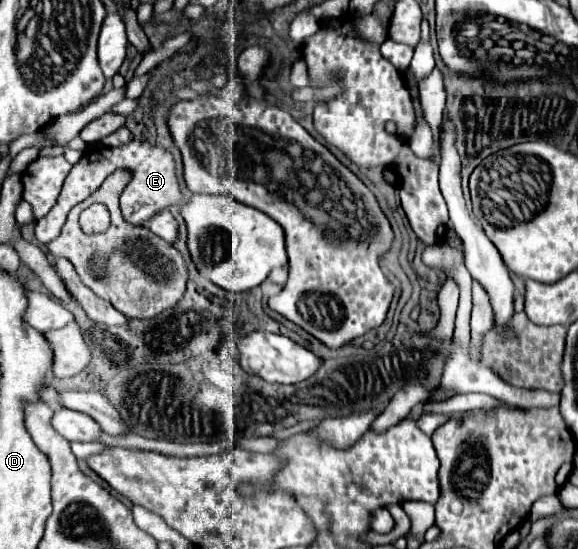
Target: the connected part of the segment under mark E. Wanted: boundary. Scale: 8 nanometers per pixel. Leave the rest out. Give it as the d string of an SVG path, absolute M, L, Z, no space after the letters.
M132 140L130 144L118 146L118 148L92 146L84 152L80 162L74 164L74 168L70 170L70 174L68 174L68 178L62 186L60 198L56 200L50 214L36 222L36 238L42 244L52 242L52 238L56 238L60 234L60 230L64 226L64 220L66 220L68 212L72 210L72 206L86 200L94 190L98 190L100 184L106 180L106 176L112 174L116 168L130 168L132 174L134 174L132 182L124 188L124 192L120 196L122 216L130 224L142 226L144 222L148 222L148 218L156 216L160 210L166 210L170 206L180 206L184 202L182 190L180 190L180 184L178 184L178 176L176 176L176 166L174 166L172 152L168 152L164 148L158 148L158 146L150 146L148 142L140 142L140 140Z

